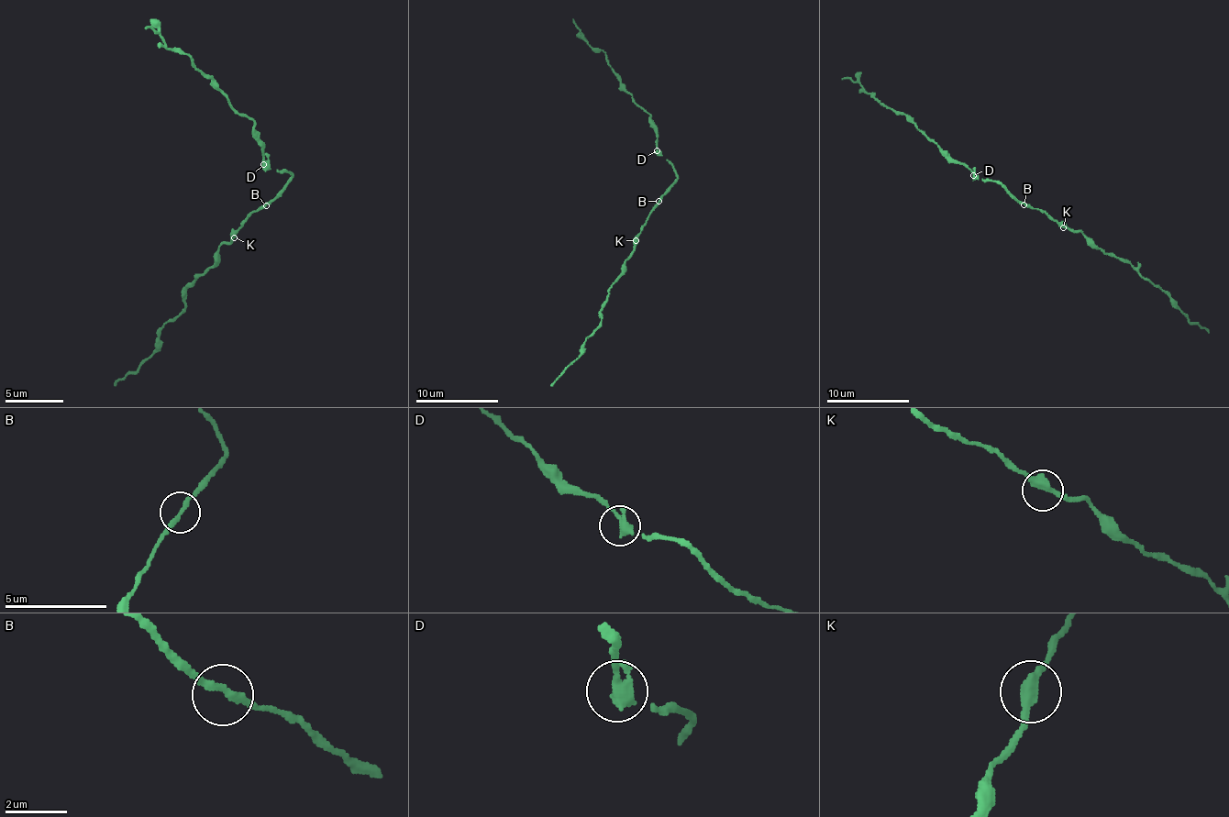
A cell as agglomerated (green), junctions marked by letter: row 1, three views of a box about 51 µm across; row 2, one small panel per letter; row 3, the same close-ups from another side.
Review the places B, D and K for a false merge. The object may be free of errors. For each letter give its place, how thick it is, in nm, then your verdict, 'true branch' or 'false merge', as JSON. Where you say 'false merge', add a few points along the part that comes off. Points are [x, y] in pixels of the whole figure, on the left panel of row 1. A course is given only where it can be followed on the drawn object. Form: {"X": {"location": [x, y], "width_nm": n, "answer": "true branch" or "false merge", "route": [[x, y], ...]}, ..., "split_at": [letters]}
{"B": {"location": [266, 205], "width_nm": 220, "answer": "true branch"}, "D": {"location": [263, 164], "width_nm": 500, "answer": "true branch"}, "K": {"location": [234, 237], "width_nm": 360, "answer": "true branch"}, "split_at": []}

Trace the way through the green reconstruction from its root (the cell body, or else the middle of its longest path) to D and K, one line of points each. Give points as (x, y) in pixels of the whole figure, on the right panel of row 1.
D: (1024, 203), (1020, 203), (999, 182), (972, 176)
K: (1024, 203), (1046, 213), (1063, 227)

